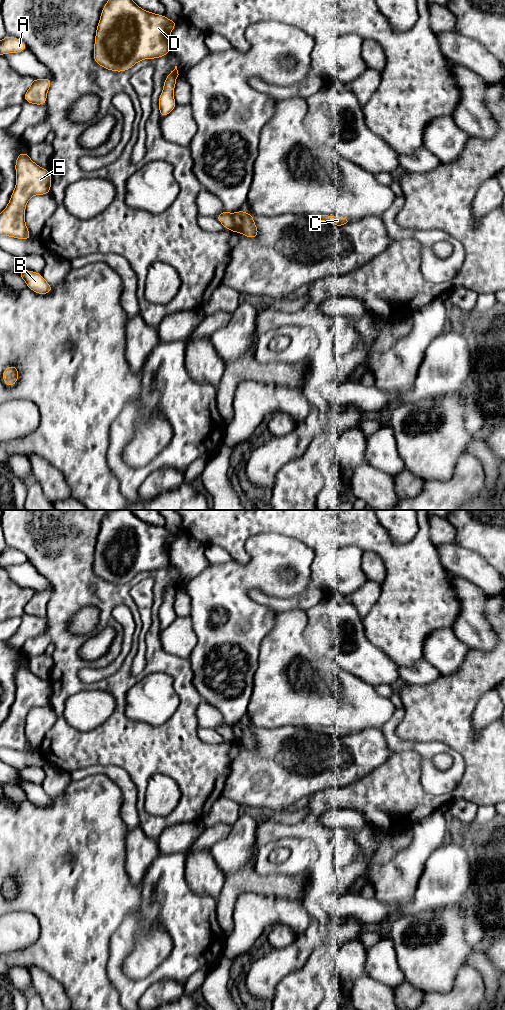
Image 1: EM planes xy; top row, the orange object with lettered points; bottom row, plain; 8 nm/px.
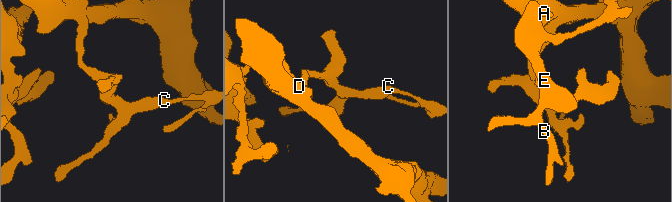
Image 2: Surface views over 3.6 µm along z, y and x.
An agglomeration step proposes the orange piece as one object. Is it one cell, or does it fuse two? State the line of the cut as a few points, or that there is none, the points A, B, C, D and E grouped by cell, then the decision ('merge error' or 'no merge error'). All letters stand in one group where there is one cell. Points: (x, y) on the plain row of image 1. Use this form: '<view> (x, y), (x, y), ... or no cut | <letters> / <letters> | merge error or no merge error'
xy (233, 726), (233, 736), (230, 742) | A B D E / C | merge error

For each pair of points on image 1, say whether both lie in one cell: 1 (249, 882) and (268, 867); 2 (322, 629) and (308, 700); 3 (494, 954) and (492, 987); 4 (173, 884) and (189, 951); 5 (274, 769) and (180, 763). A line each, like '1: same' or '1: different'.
1: different
2: different
3: different
4: same
5: different

